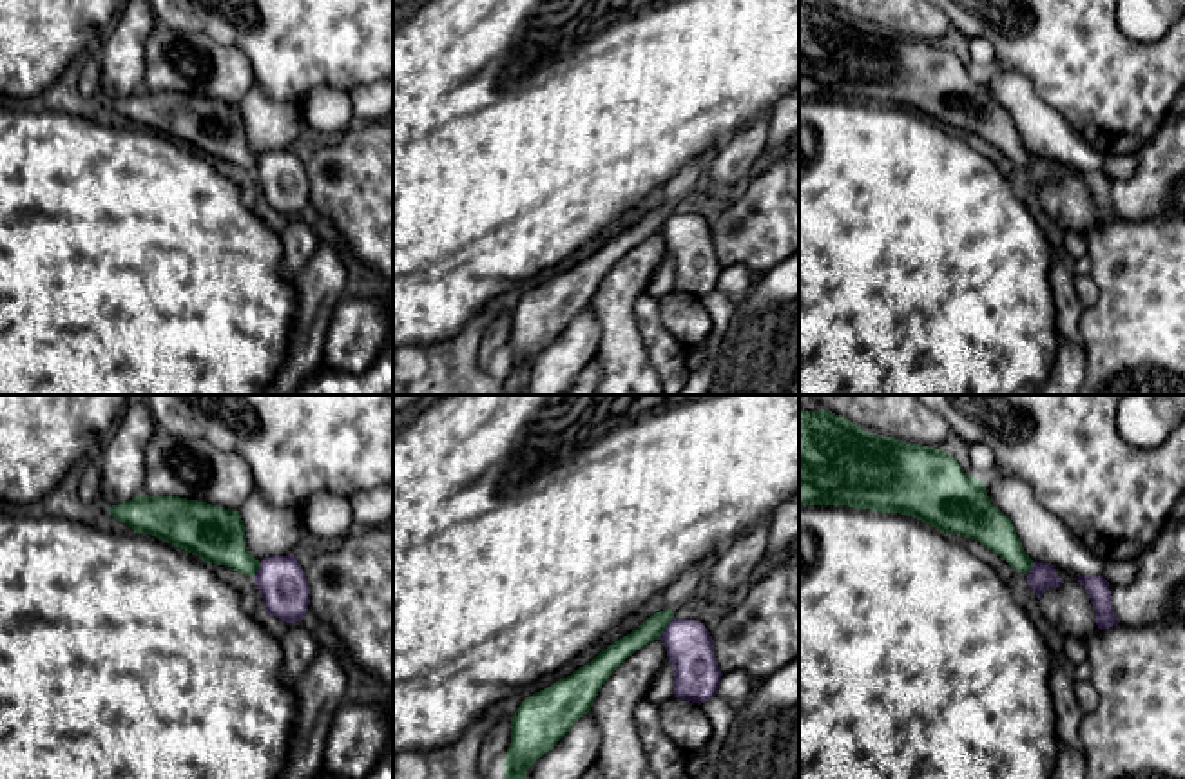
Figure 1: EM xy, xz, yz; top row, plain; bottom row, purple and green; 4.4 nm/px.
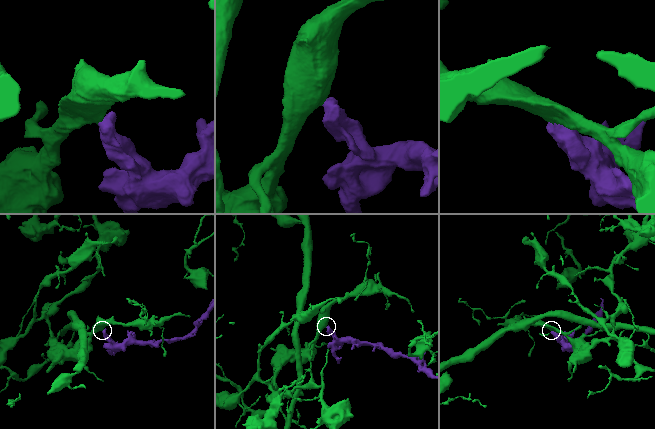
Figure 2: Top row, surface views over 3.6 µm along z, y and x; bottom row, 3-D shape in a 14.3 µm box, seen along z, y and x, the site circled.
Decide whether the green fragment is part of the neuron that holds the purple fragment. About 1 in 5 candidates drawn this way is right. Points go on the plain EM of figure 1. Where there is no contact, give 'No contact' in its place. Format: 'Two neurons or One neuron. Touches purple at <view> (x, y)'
Two neurons. Touches purple at xz (665, 221)

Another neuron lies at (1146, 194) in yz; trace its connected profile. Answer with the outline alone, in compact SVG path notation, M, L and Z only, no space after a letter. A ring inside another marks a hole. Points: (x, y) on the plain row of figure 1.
M1167 112L1154 138L1134 154L1136 172L1129 179L1109 178L1116 212L1145 221L1171 210L1171 187L1185 176L1185 116Z

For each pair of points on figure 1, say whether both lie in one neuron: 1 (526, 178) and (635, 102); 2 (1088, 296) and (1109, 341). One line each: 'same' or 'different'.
1: same
2: different

